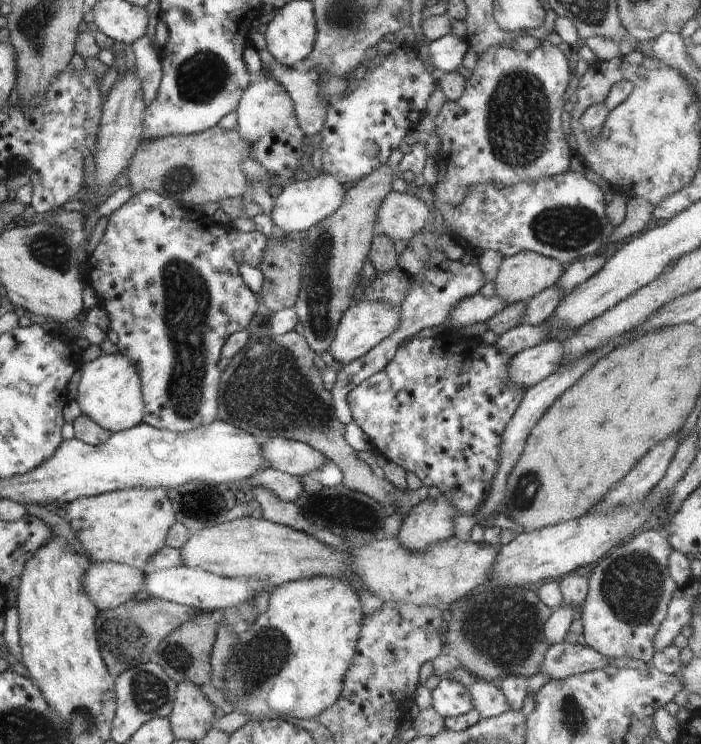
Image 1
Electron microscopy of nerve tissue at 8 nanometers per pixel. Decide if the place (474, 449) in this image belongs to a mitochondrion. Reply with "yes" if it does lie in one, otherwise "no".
no

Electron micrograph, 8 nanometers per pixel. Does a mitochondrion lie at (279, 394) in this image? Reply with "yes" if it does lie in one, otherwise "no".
yes

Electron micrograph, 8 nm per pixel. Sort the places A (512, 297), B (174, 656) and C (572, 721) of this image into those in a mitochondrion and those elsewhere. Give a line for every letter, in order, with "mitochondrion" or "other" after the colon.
A: other
B: mitochondrion
C: mitochondrion

